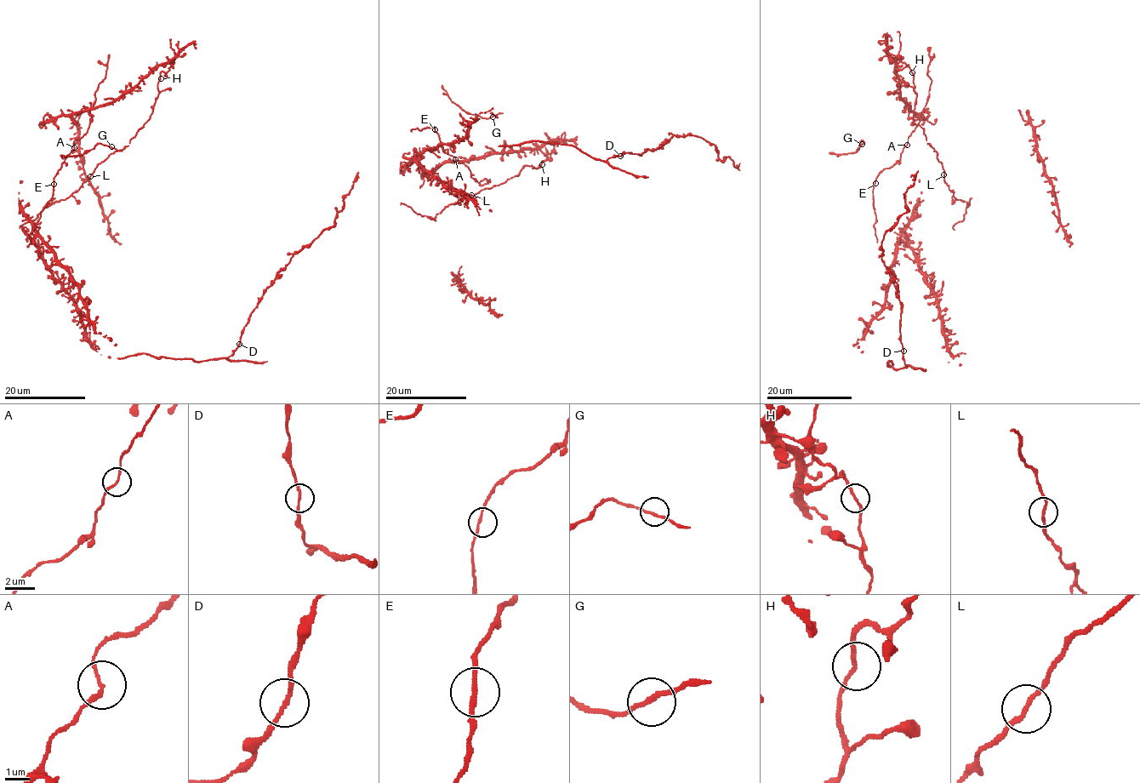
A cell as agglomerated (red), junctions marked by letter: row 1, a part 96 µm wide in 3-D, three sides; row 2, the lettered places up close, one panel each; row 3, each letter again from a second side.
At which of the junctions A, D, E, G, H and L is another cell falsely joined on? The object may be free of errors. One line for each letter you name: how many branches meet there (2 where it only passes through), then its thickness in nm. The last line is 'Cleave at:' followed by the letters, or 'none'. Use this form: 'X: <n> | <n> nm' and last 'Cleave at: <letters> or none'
Cleave at: none

